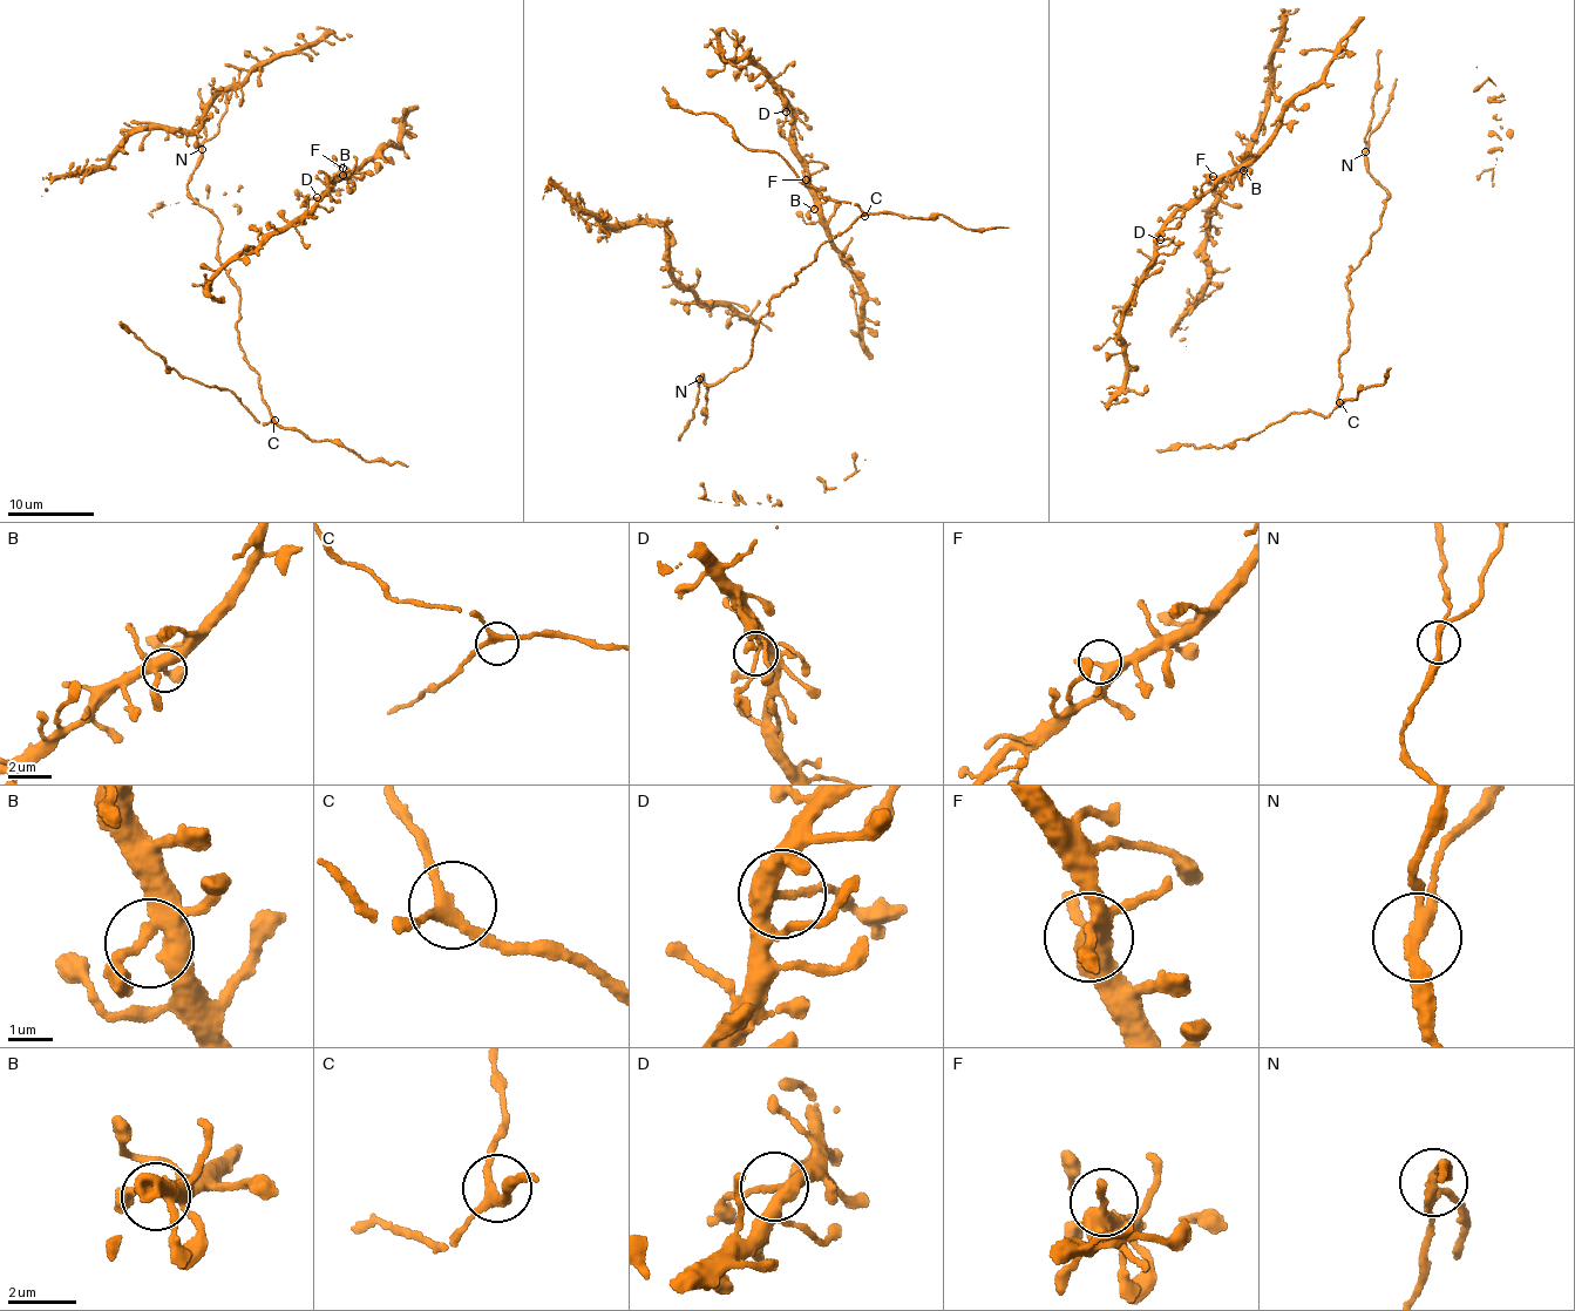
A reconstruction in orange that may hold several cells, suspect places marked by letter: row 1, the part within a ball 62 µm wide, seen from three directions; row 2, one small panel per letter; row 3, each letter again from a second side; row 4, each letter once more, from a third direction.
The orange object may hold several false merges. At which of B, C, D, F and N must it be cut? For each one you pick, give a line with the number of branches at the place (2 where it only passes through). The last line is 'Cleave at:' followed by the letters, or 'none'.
N: 3
Cleave at: N

